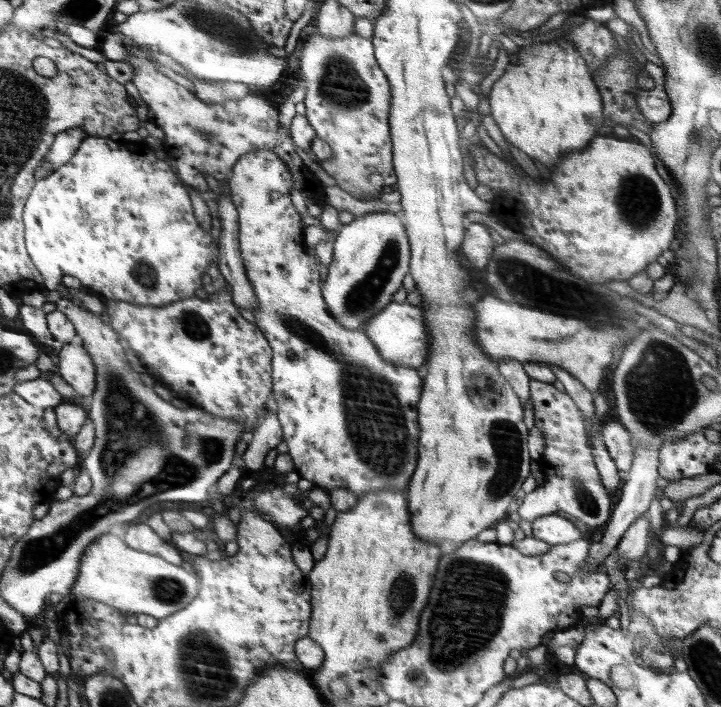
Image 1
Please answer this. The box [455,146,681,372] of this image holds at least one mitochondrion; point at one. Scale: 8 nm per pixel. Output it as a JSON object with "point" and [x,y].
{"point":[637,200]}

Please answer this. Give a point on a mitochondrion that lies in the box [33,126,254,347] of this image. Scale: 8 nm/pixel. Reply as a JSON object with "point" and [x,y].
{"point":[196,326]}

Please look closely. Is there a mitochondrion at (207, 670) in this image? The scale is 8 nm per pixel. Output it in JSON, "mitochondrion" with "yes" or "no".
{"mitochondrion":"yes"}

